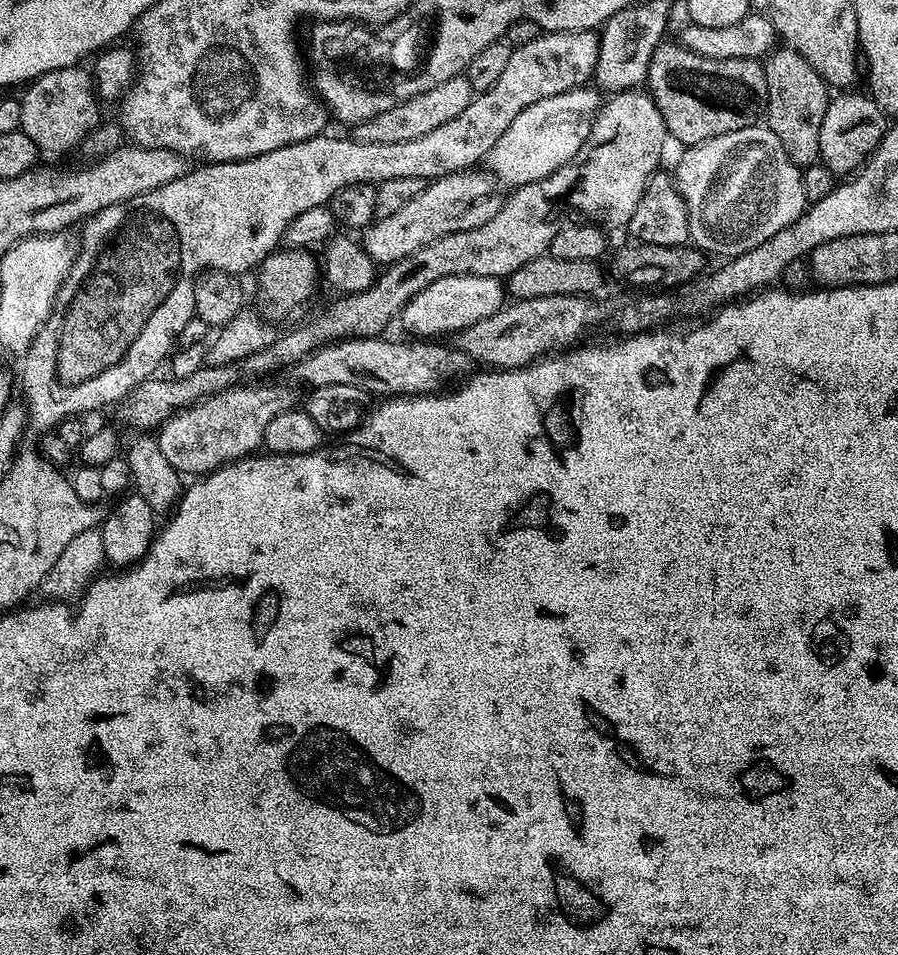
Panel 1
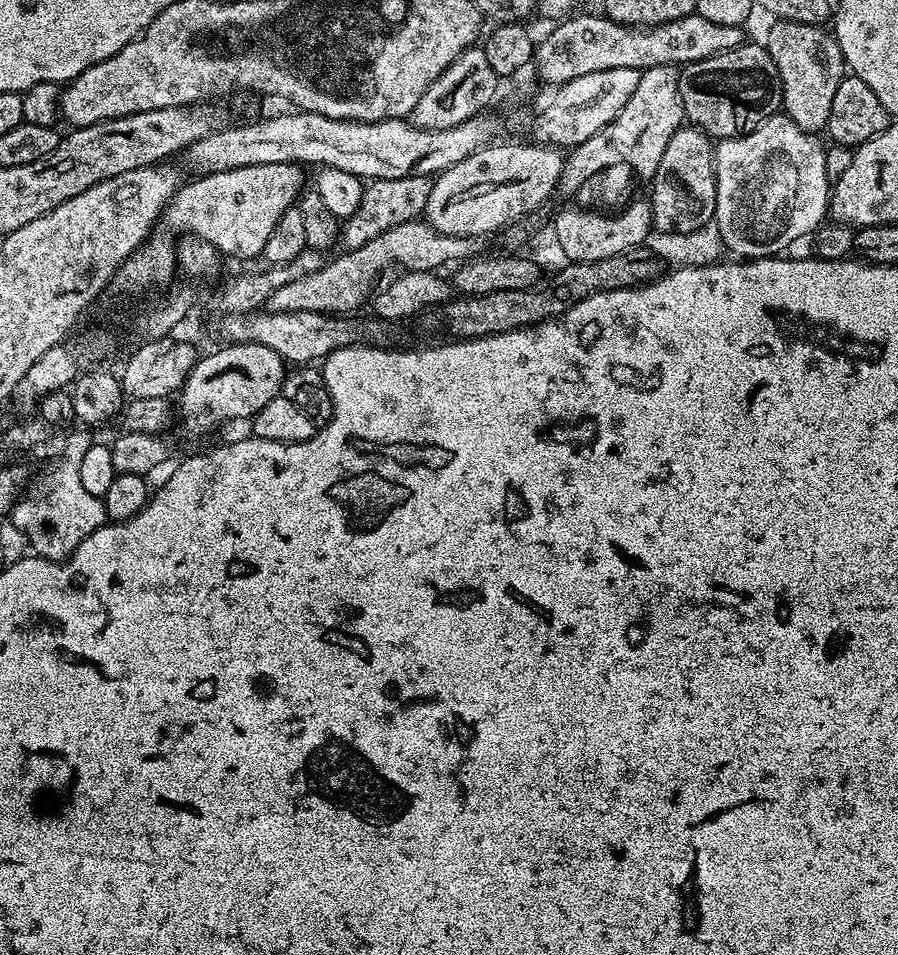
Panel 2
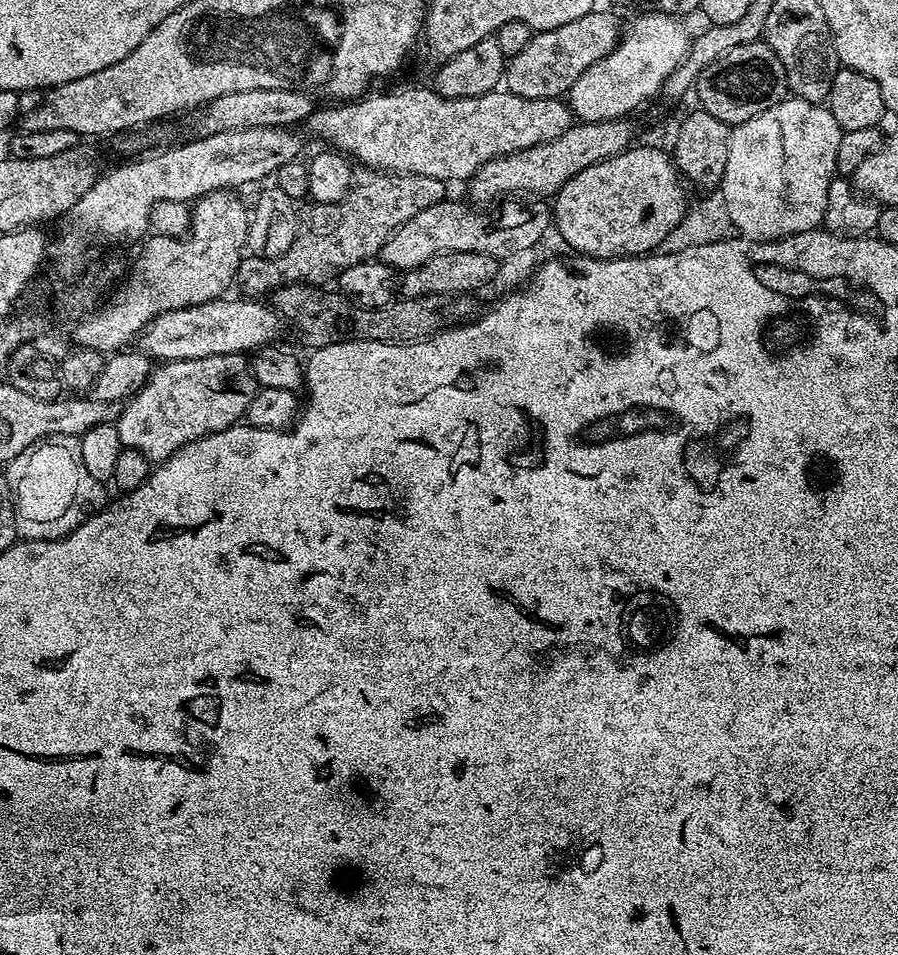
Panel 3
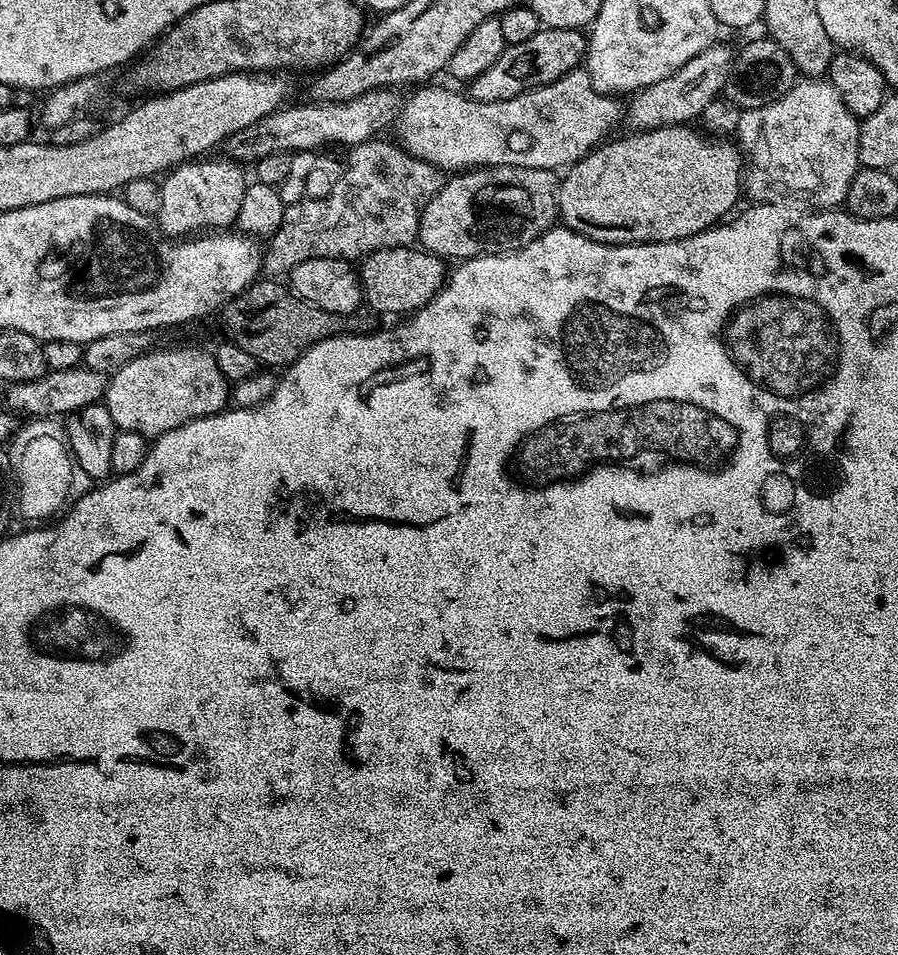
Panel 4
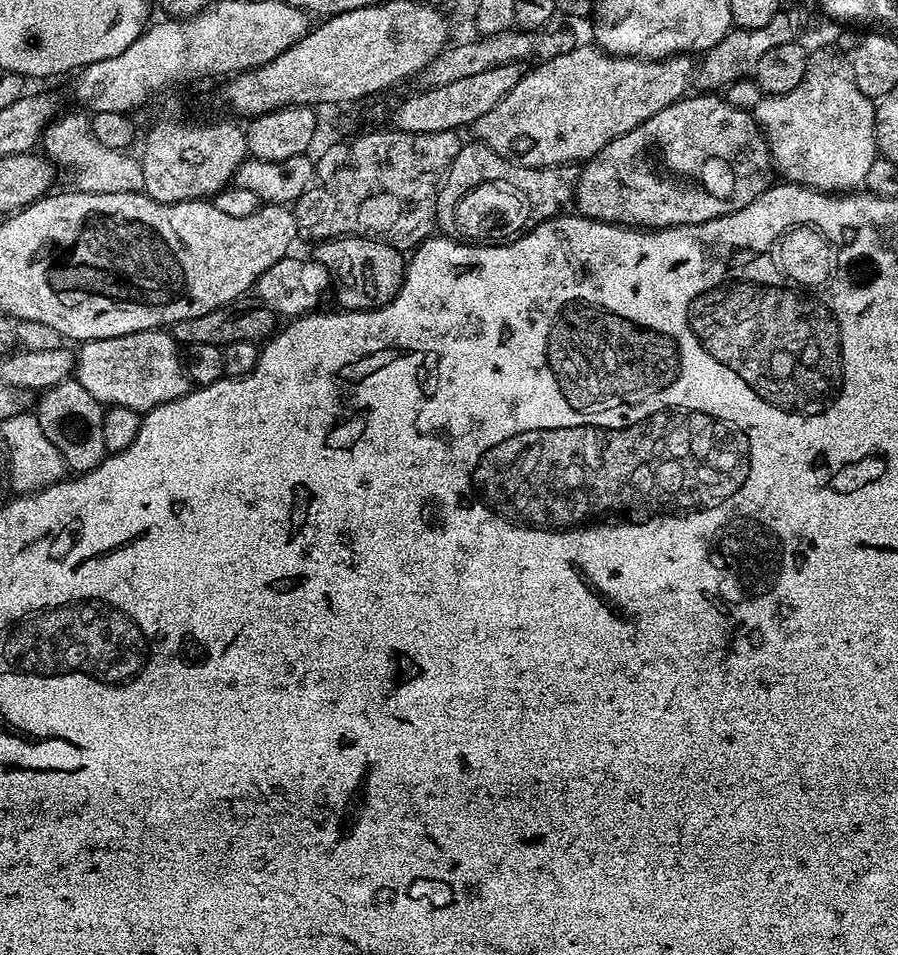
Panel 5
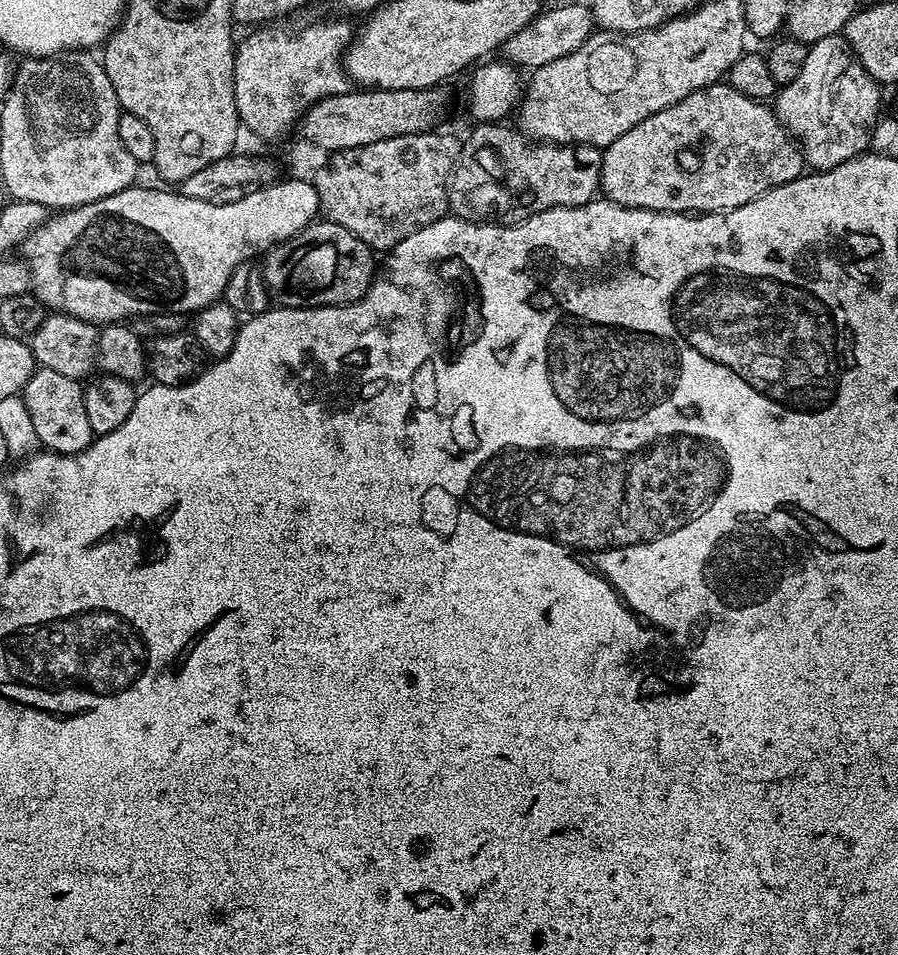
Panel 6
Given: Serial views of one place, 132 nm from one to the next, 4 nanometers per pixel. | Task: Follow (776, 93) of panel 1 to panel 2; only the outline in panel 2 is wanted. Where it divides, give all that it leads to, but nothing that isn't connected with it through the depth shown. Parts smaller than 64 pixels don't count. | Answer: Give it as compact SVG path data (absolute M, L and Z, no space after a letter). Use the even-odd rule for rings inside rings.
M776 20L768 28L768 40L766 47L770 58L774 58L774 66L778 66L778 78L780 79L780 102L783 115L789 116L803 132L820 134L827 129L830 118L830 105L834 102L834 94L838 86L844 81L846 65L844 55L838 46L835 35L827 32L827 27L819 24L807 24L806 22L794 22L793 20Z

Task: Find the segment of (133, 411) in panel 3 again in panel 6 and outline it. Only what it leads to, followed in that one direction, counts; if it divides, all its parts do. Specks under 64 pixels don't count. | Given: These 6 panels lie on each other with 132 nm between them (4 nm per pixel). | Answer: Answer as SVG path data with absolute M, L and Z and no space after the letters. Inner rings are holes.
M52 312L45 315L38 330L32 333L30 347L39 367L58 370L58 374L66 374L66 378L81 382L97 374L136 382L146 372L141 337L136 336L132 327L124 322L91 324L67 316L65 312Z

